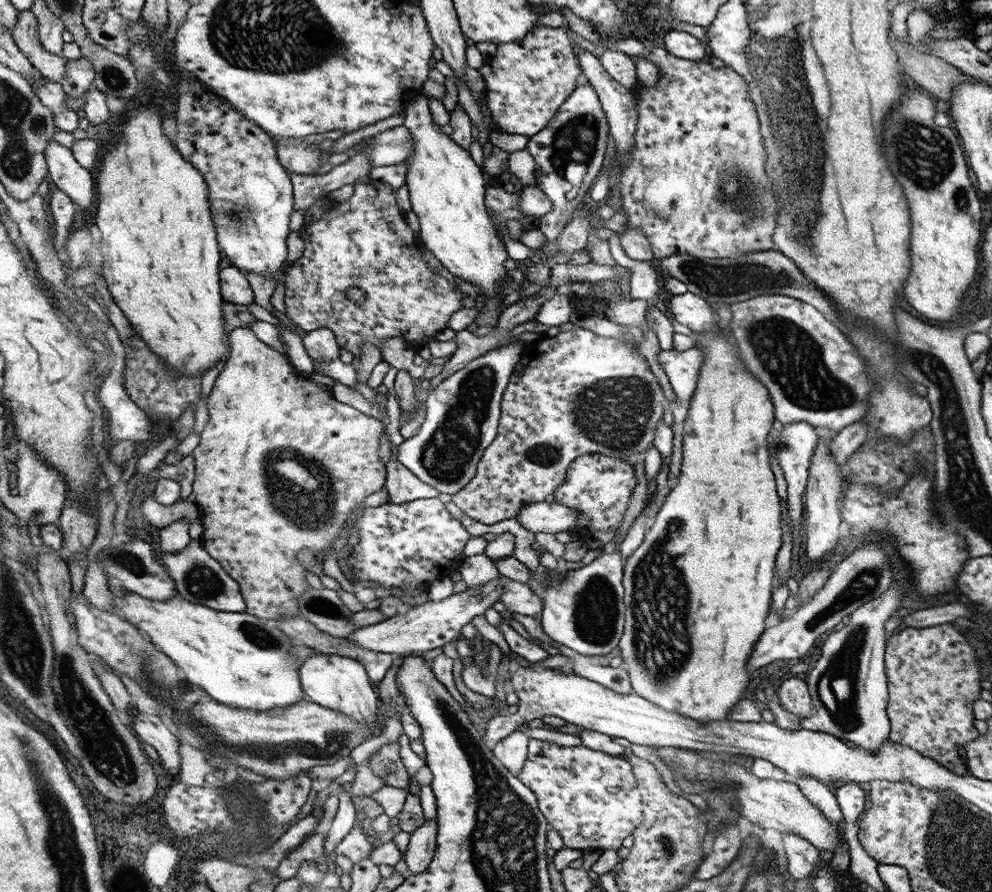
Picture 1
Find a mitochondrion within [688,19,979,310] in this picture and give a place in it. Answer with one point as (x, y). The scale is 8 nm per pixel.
(923, 155)

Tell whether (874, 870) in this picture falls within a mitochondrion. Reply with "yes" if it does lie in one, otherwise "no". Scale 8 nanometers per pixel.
no

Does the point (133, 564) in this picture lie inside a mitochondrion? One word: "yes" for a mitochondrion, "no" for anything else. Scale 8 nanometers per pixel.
yes

